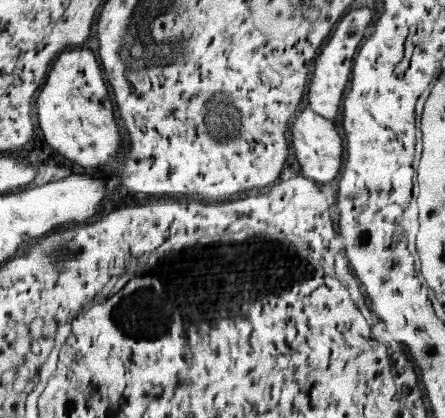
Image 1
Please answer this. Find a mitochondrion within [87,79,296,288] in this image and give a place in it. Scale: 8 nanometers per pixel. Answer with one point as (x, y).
(222, 130)

